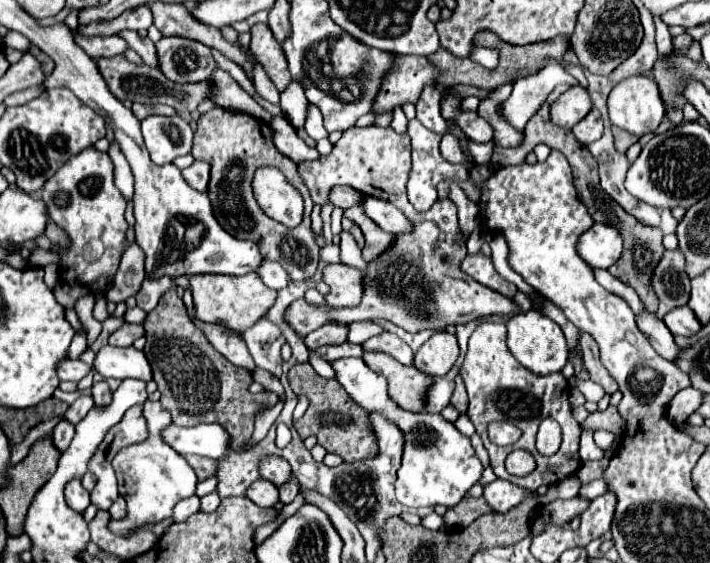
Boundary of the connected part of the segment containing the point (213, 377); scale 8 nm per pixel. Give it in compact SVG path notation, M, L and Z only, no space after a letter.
M167 290L157 308L143 322L145 326L145 356L153 368L153 380L161 392L161 406L171 414L177 426L195 426L205 422L223 424L231 440L231 452L243 452L253 434L253 418L261 408L274 406L278 396L271 391L251 394L247 388L253 382L251 372L233 366L207 340L207 336L189 320L177 290Z

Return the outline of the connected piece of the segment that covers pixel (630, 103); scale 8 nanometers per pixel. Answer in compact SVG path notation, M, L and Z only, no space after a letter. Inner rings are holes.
M641 74L621 80L611 90L609 100L607 100L607 106L609 106L611 124L613 126L619 126L619 128L623 128L623 130L627 130L631 134L637 134L637 136L645 136L651 130L655 130L661 124L663 114L665 114L665 106L661 102L659 88L657 88L655 80L649 78L649 76L641 76Z

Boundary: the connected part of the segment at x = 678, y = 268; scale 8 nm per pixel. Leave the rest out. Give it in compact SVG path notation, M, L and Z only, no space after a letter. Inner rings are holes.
M667 250L663 254L659 266L655 268L653 288L659 296L659 310L655 312L659 320L663 320L663 316L669 310L677 306L685 306L689 302L691 284L685 272L685 258L681 250L673 250L673 252Z

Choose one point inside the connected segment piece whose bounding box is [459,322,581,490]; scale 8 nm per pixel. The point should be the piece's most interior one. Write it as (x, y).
(498, 390)

